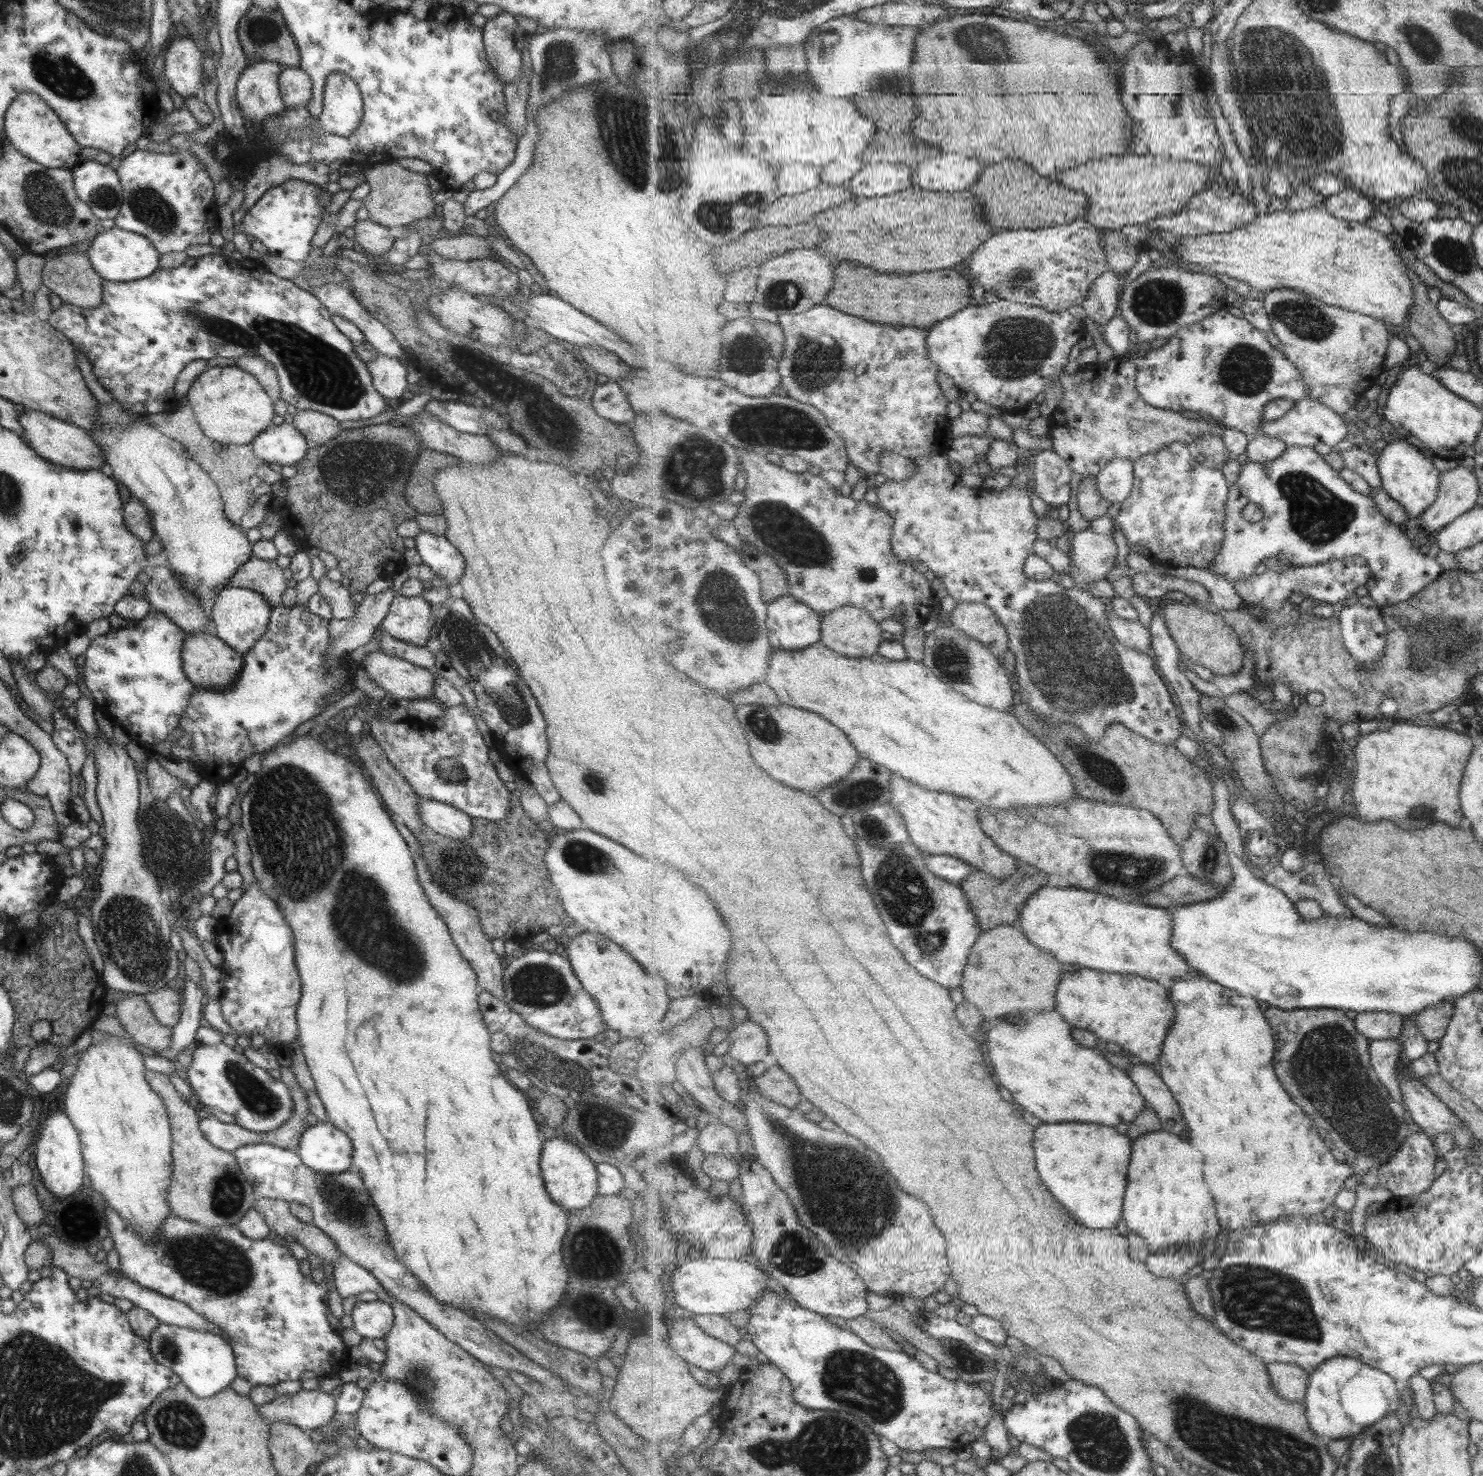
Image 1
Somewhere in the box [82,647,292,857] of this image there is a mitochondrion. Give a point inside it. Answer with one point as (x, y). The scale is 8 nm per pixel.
(172, 826)

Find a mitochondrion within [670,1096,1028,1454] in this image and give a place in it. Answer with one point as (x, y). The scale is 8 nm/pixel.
(822, 1176)

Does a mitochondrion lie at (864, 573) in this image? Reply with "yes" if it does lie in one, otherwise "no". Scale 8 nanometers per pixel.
yes

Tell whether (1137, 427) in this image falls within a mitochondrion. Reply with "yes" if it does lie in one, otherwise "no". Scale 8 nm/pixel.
yes

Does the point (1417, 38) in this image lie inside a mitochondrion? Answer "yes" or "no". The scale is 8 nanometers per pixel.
yes

